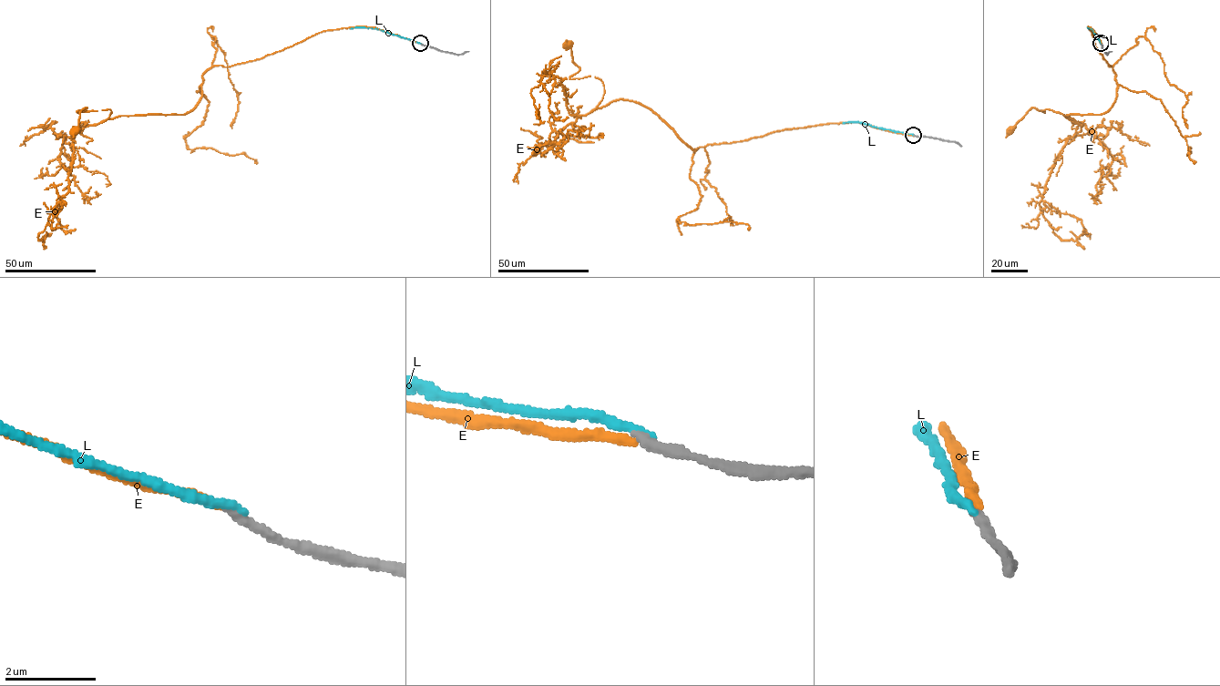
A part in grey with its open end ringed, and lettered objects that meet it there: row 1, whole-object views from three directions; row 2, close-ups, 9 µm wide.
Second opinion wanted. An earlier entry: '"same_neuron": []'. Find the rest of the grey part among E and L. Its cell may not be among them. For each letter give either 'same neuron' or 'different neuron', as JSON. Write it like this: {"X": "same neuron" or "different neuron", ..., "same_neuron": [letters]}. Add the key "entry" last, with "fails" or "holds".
{"E": "same neuron", "L": "different neuron", "same_neuron": ["E"], "entry": "fails"}

